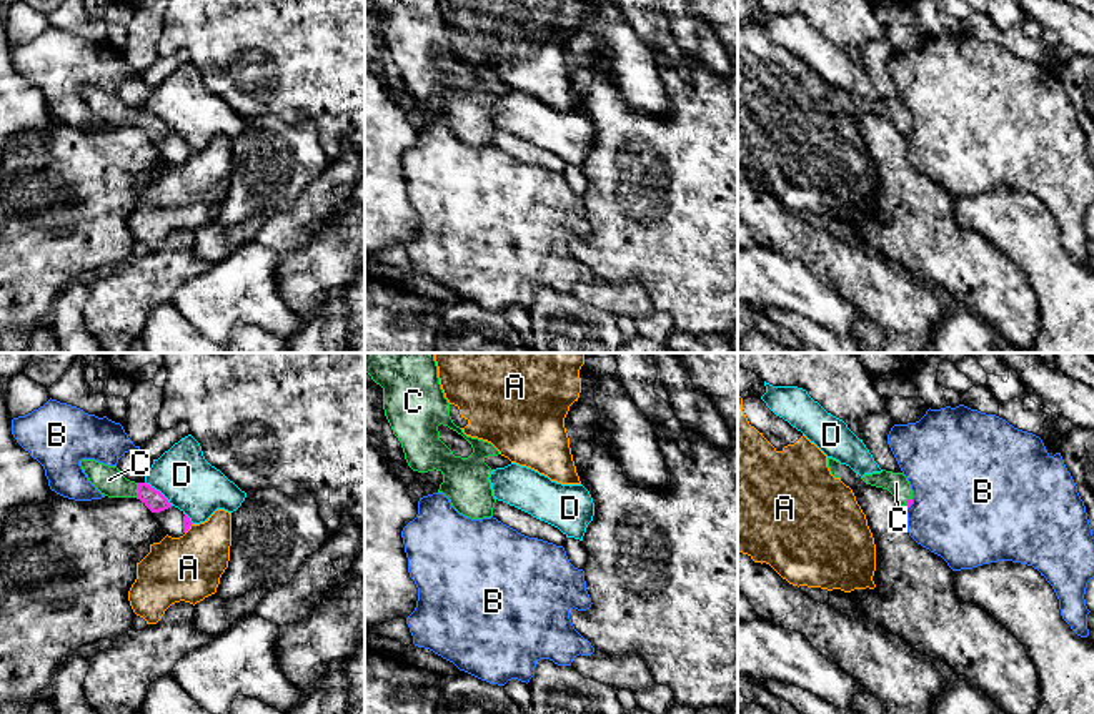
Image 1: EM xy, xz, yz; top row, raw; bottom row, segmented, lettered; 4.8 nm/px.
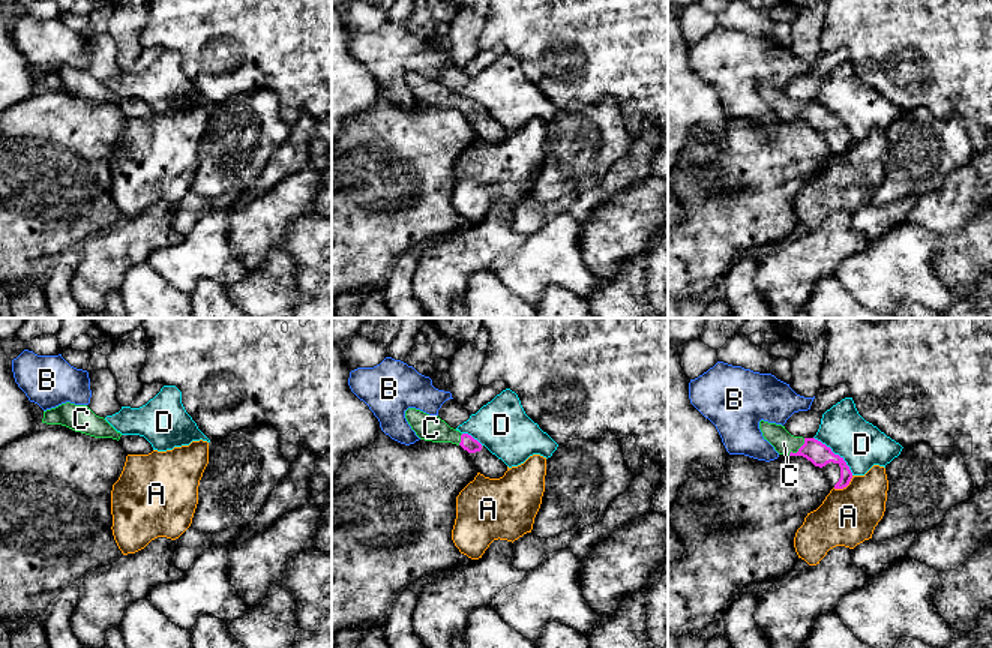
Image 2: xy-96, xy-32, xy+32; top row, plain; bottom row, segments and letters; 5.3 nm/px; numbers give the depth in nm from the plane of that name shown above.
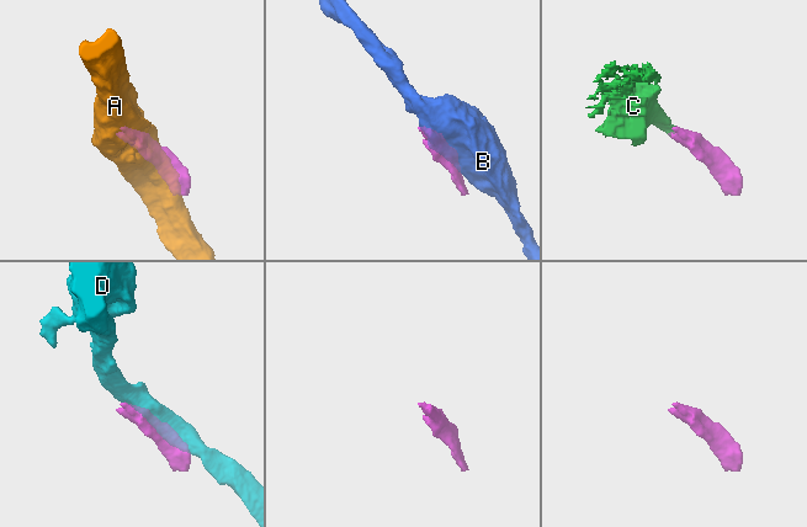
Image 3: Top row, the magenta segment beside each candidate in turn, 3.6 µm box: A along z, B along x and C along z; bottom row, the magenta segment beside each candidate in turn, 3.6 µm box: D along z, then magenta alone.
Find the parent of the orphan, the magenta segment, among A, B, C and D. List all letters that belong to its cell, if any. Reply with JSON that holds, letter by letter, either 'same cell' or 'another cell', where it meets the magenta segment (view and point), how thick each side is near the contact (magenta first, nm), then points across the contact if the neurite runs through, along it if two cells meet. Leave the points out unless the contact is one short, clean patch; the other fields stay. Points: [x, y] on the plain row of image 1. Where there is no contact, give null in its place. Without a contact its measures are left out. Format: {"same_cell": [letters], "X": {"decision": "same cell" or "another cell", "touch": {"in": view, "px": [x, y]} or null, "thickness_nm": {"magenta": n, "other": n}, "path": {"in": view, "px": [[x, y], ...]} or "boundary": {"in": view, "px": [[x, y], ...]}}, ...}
{"same_cell": ["C"], "A": {"decision": "another cell", "touch": {"in": "xy", "px": [188, 155]}, "thickness_nm": {"magenta": 50, "other": 320}}, "B": {"decision": "another cell", "touch": {"in": "yz", "px": [911, 130]}, "thickness_nm": {"magenta": 30, "other": 500}}, "C": {"decision": "same cell", "touch": {"in": "xy", "px": [139, 117]}, "thickness_nm": {"magenta": 100, "other": 140}, "path": {"in": "xy", "px": [[155, 128], [139, 117], [122, 115], [109, 107]]}}, "D": {"decision": "another cell", "touch": {"in": "xy", "px": [159, 118]}, "thickness_nm": {"magenta": 100, "other": 280}}}

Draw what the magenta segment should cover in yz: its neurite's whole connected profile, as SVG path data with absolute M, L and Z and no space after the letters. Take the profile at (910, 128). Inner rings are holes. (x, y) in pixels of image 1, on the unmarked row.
M883 97L881 100L864 102L861 107L866 112L888 117L904 136L912 131L912 117L903 100Z

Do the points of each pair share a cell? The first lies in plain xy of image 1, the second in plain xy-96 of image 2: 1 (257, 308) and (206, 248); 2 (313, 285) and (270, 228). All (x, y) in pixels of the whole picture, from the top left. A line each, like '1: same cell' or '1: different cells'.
1: same cell
2: same cell

